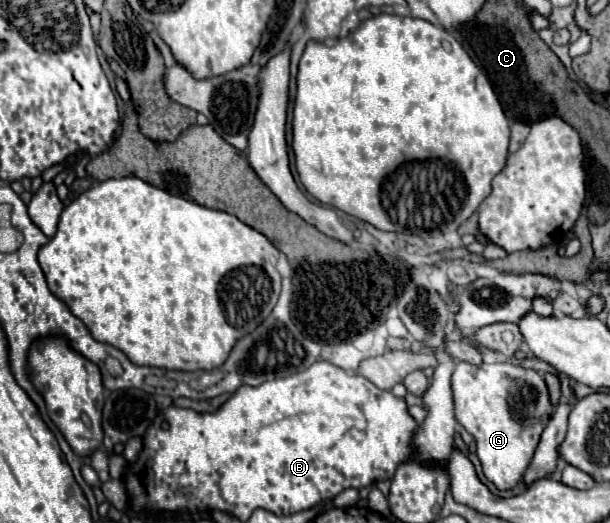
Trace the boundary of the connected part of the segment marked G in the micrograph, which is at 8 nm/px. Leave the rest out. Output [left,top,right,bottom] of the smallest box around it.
[452,362,552,490]

